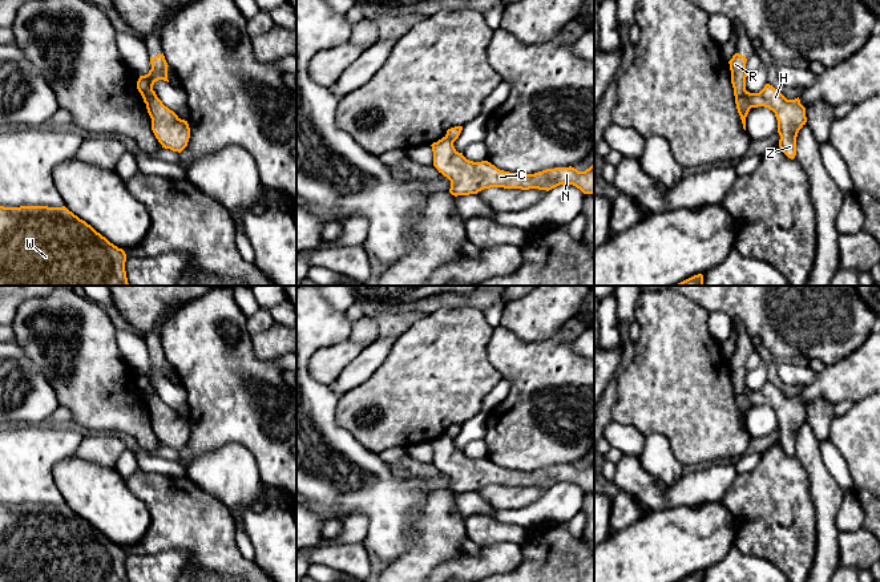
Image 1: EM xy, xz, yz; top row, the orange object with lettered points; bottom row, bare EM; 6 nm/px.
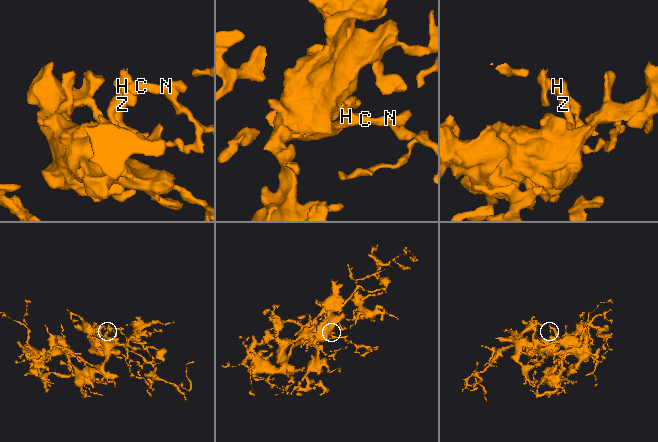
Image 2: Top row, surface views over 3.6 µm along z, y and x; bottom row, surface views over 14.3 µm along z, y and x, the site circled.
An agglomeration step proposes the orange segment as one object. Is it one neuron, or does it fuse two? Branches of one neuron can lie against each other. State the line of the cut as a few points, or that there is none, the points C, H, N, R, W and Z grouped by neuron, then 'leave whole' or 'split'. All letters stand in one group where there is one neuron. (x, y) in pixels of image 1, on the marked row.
cut xy (142, 76), (152, 92), (152, 98), (146, 104); groups C H N W Z / R; split

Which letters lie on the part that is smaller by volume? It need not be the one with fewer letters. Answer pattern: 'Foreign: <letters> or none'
Foreign: R

